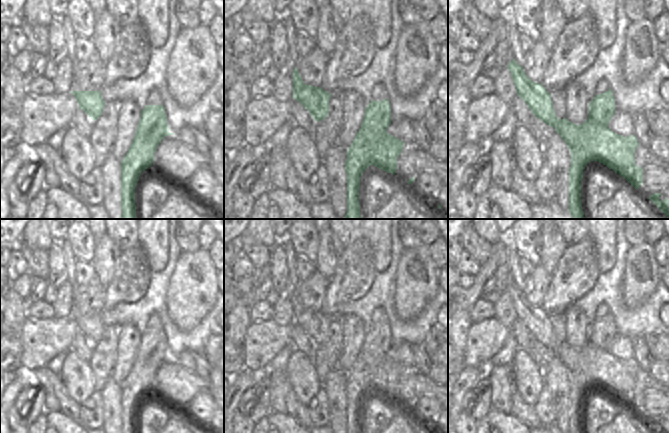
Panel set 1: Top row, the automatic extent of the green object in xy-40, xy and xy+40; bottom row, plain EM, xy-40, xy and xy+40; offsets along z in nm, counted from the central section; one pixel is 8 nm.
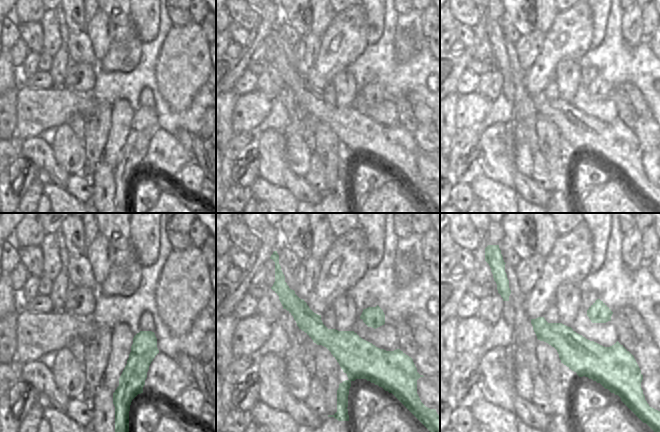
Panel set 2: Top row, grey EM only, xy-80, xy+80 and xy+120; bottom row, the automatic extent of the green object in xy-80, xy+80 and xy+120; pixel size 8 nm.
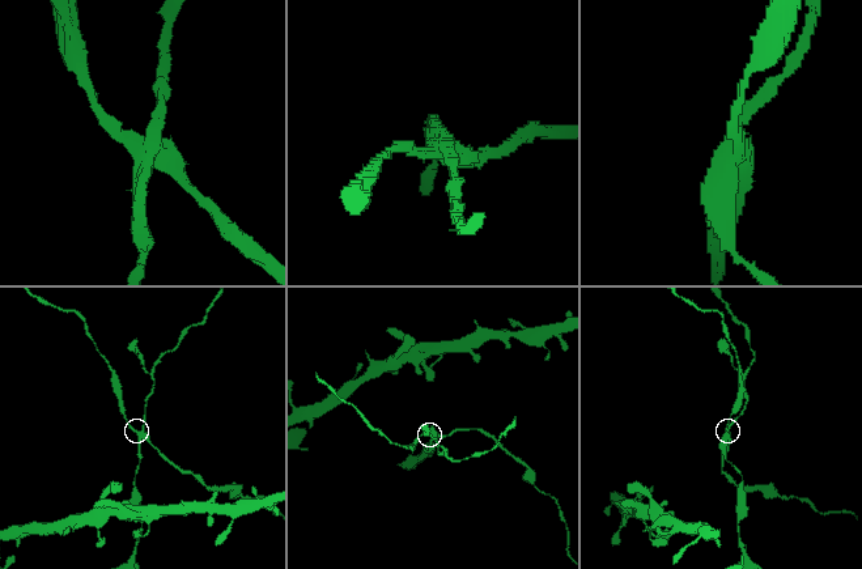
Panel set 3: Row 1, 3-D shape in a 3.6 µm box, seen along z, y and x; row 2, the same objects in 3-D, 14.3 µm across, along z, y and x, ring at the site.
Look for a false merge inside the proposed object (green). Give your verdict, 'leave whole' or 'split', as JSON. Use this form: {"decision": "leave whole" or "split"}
{"decision": "split"}

